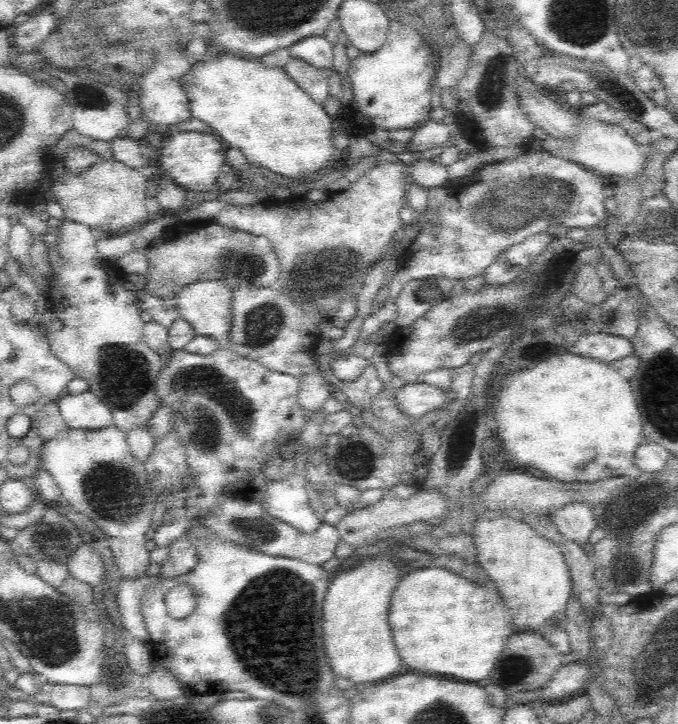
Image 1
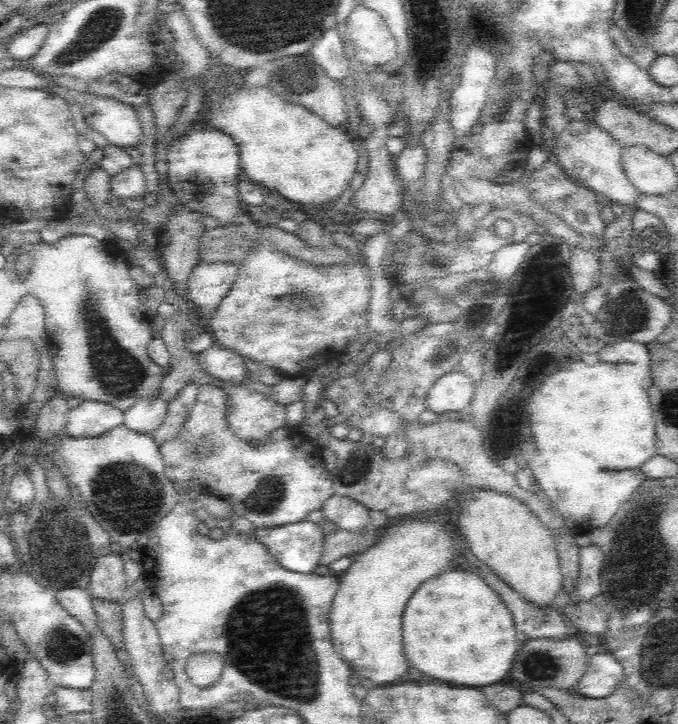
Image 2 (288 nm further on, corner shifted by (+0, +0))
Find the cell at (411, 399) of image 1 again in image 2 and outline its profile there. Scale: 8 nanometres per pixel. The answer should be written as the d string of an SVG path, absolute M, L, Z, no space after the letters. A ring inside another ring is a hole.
M458 368L452 370L450 374L440 376L432 388L428 390L428 410L436 412L438 416L444 414L460 414L462 410L470 410L474 390L476 390L476 380L460 372Z

